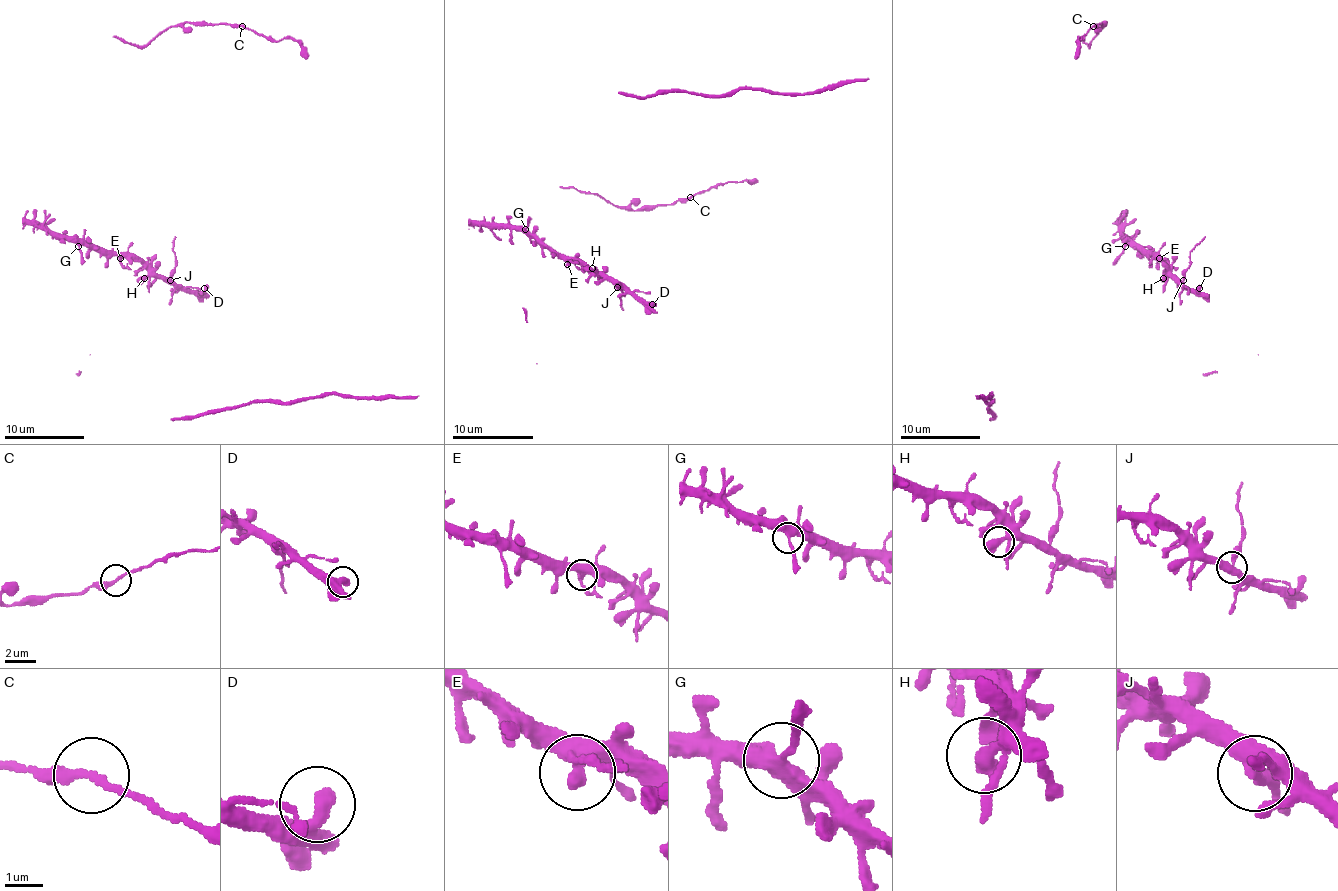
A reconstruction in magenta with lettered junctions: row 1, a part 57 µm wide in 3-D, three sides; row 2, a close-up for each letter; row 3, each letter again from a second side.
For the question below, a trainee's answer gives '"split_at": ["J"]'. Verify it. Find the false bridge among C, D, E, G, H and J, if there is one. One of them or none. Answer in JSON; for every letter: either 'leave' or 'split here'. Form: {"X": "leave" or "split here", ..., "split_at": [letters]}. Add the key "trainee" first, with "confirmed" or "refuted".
{"trainee": "confirmed", "C": "leave", "D": "leave", "E": "leave", "G": "leave", "H": "leave", "J": "split here", "split_at": ["J"]}

